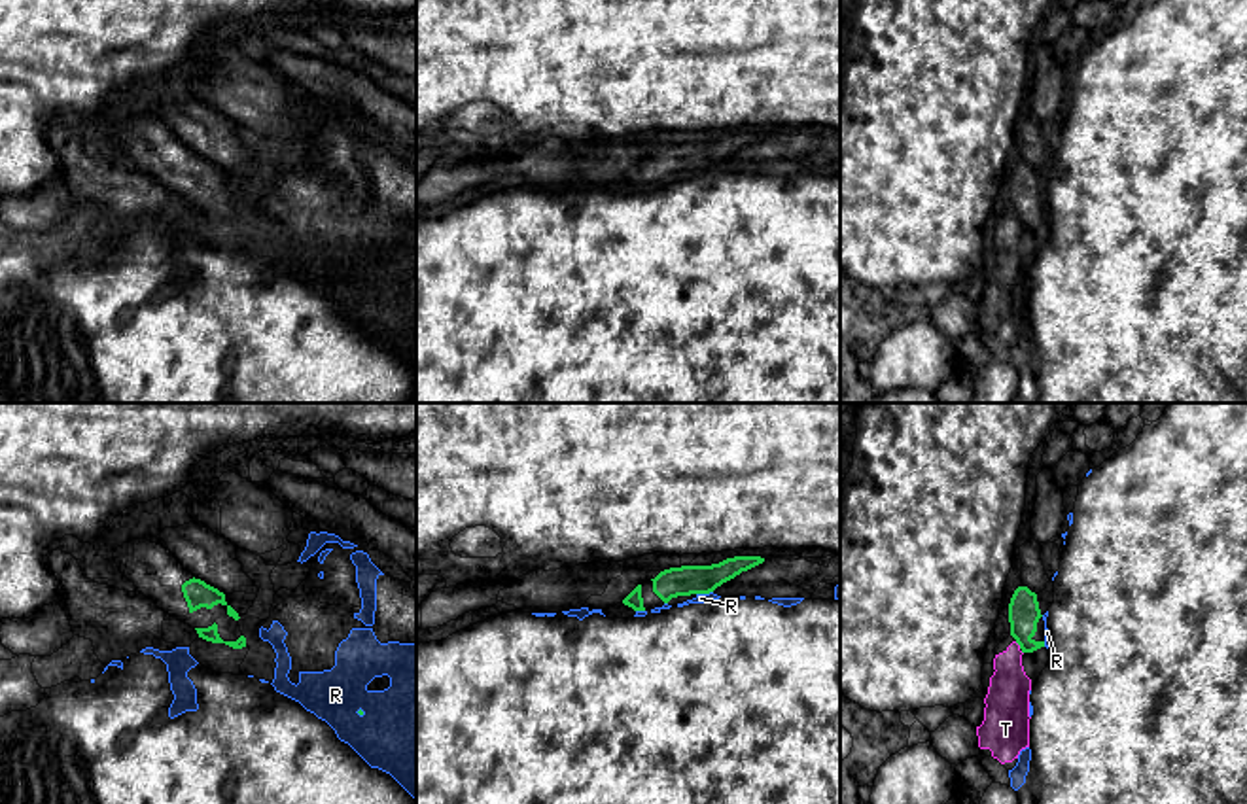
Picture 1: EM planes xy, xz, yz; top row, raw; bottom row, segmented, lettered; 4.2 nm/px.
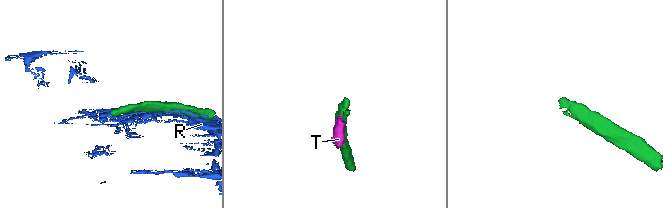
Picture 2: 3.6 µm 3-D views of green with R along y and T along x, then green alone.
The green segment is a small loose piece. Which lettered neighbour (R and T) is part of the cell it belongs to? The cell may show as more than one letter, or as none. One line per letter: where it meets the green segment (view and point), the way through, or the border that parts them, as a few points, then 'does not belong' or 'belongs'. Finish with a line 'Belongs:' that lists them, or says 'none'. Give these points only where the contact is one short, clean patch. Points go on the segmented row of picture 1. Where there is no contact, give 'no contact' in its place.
R: contact xz (704, 593); does not belong
T: contact yz (1018, 644); border yz (1015, 642), (1020, 647); does not belong
Belongs: none

